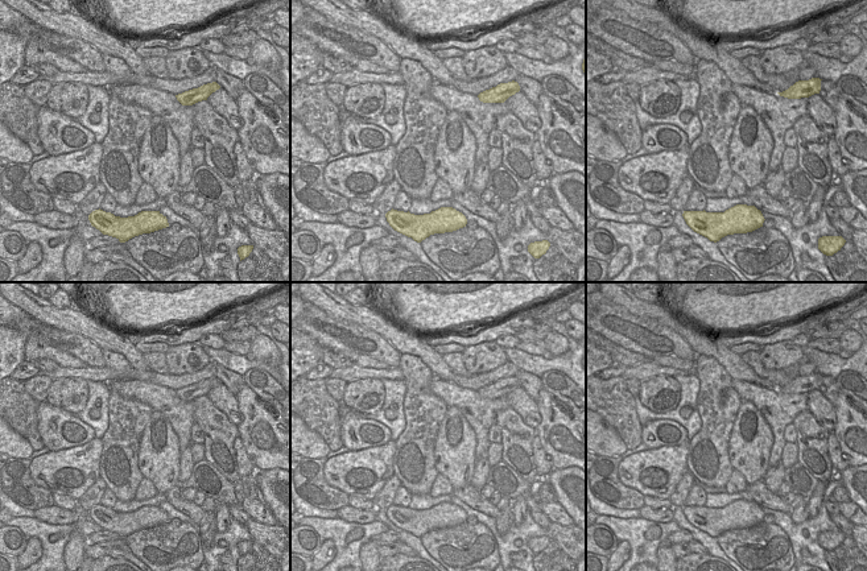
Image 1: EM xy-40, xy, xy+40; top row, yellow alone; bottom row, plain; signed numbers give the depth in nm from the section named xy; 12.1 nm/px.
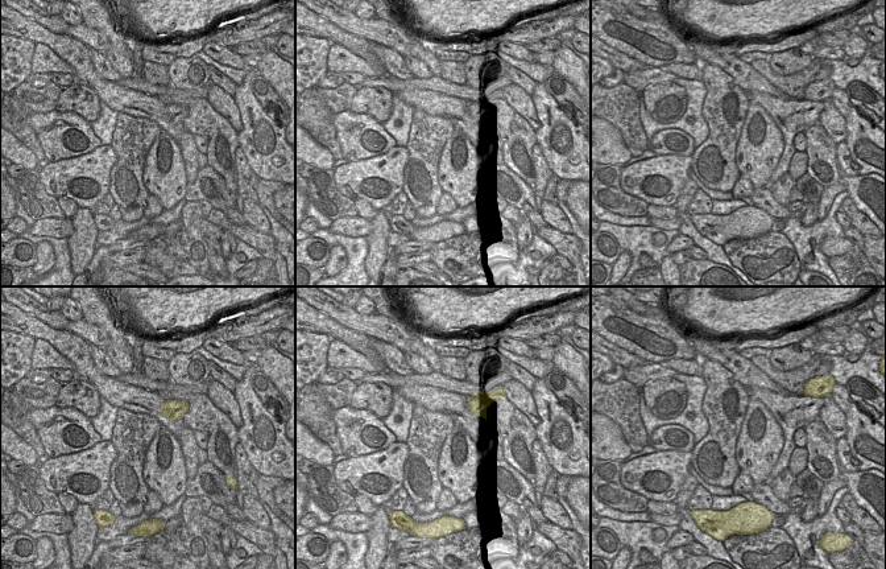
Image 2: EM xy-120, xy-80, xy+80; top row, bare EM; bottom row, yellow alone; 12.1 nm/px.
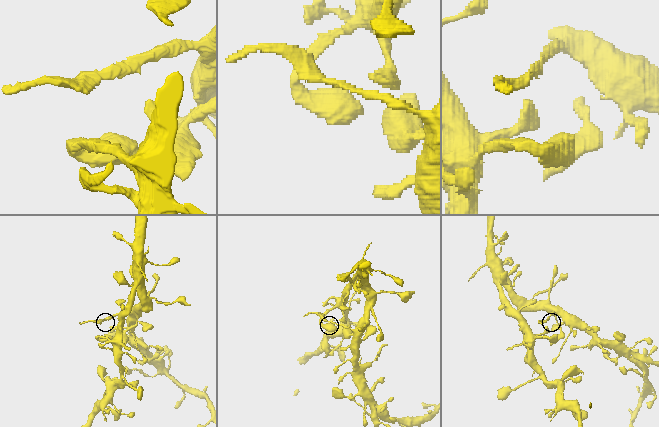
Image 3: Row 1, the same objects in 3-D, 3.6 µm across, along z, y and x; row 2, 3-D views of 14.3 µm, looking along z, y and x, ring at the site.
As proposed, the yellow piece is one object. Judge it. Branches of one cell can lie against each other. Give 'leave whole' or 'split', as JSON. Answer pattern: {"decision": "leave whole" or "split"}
{"decision": "split"}

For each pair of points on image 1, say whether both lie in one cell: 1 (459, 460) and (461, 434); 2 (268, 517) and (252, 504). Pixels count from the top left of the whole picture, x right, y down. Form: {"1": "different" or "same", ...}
{"1": "same", "2": "same"}

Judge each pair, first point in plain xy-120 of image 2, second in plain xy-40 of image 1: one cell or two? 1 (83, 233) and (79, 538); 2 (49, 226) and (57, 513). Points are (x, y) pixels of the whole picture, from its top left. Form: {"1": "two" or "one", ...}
{"1": "one", "2": "one"}

